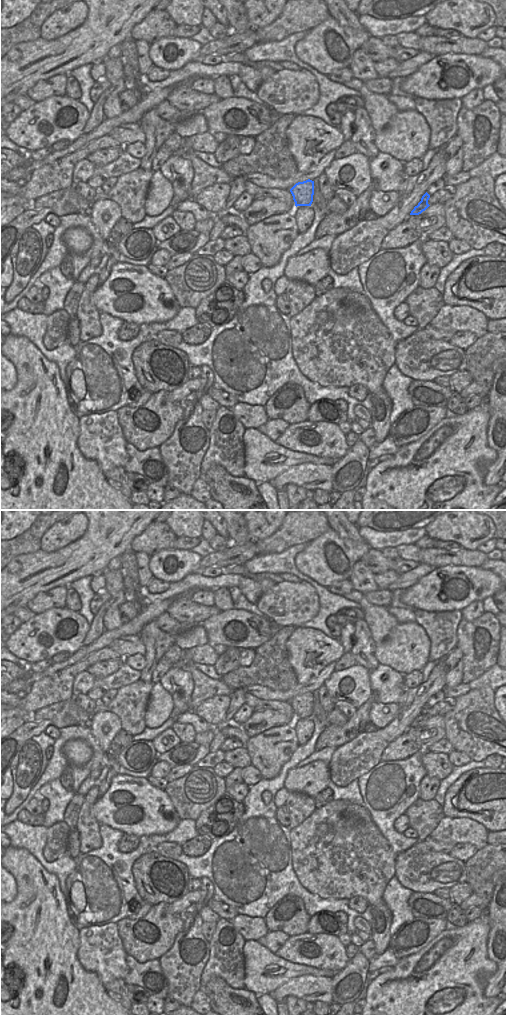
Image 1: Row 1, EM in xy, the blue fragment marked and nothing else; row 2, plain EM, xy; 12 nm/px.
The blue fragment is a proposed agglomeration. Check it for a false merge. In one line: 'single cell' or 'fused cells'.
fused cells

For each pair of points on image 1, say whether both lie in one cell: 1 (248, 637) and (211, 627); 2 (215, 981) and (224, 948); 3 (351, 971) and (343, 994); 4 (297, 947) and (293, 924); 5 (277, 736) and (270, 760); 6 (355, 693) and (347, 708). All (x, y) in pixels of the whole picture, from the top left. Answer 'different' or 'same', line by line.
1: same
2: different
3: same
4: different
5: same
6: different

